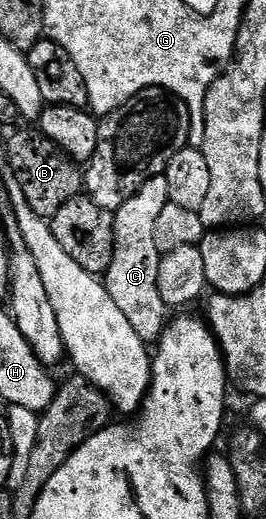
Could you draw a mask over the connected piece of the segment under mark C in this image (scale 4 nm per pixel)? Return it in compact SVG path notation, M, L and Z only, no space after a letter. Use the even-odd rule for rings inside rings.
M162 174L146 181L126 205L122 205L114 213L114 257L110 261L110 269L106 273L106 286L110 297L114 297L114 305L122 309L126 321L134 328L134 333L142 337L145 343L152 345L159 340L160 334L170 322L170 309L162 301L162 293L158 293L158 269L162 252L154 245L154 221L158 221L162 209L169 202L166 177Z

